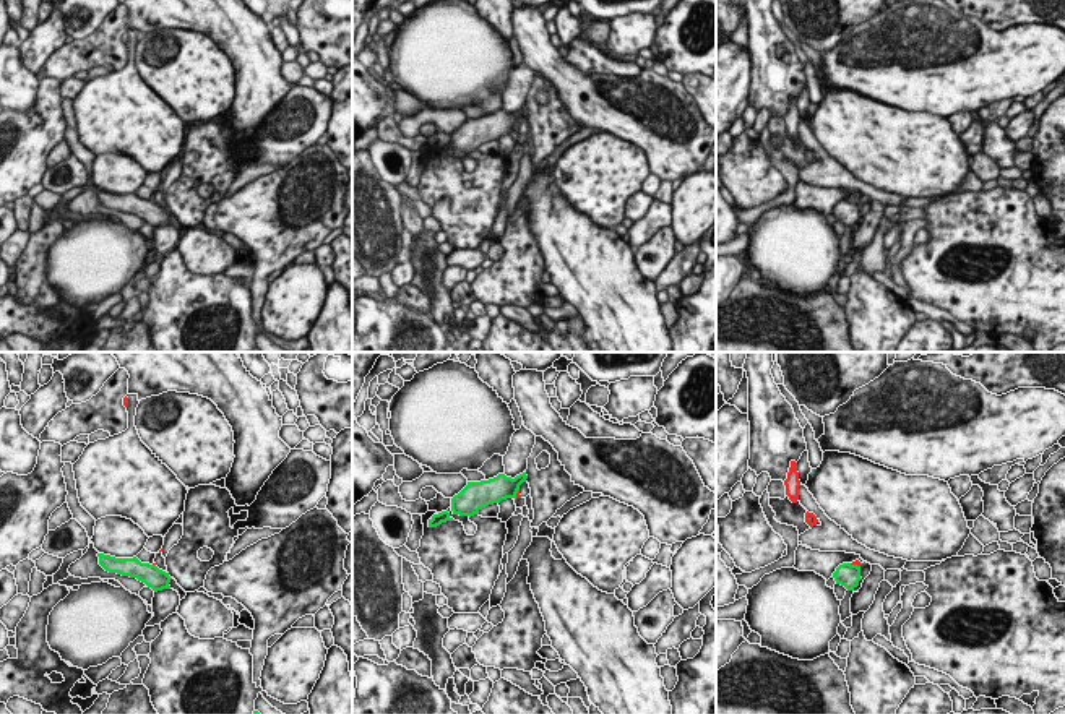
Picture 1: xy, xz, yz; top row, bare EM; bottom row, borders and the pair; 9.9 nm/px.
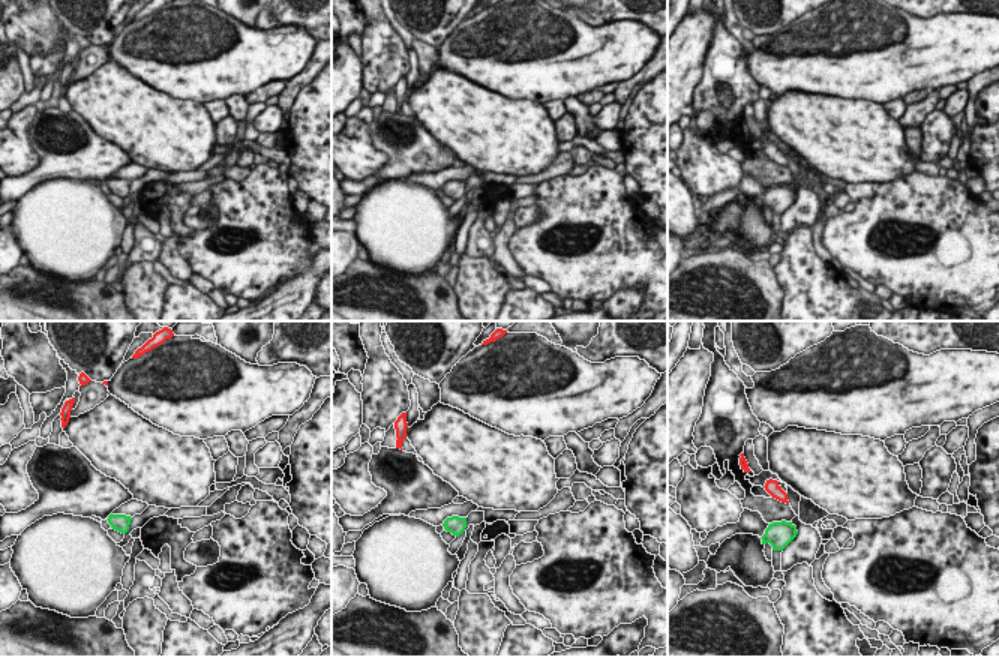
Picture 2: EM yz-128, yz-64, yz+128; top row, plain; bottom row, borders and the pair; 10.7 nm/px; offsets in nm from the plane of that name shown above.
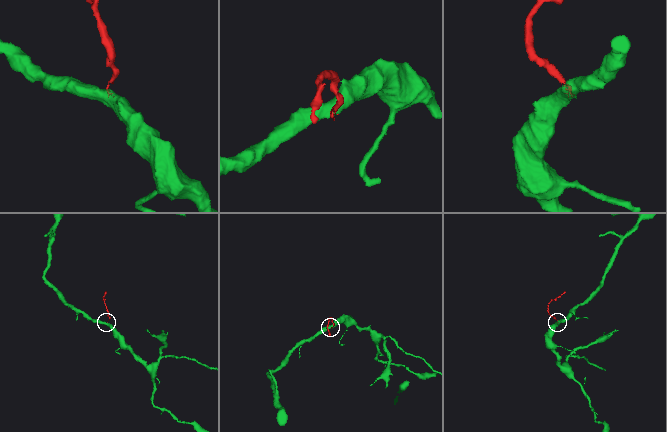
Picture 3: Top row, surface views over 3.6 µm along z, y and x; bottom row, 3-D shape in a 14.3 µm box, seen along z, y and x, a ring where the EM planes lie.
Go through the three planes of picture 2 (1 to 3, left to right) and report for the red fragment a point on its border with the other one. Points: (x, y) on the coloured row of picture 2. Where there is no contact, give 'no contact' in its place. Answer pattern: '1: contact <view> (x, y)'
1: no contact
2: no contact
3: no contact

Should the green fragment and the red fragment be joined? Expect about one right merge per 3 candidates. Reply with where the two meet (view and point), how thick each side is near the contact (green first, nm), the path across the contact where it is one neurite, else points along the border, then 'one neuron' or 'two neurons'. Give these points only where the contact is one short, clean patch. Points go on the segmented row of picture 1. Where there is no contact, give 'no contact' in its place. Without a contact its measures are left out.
meets green in yz at (854, 565); 240 nm thick on the green side, 50 nm on the other; border along yz (849, 563), (859, 567); two neurons

